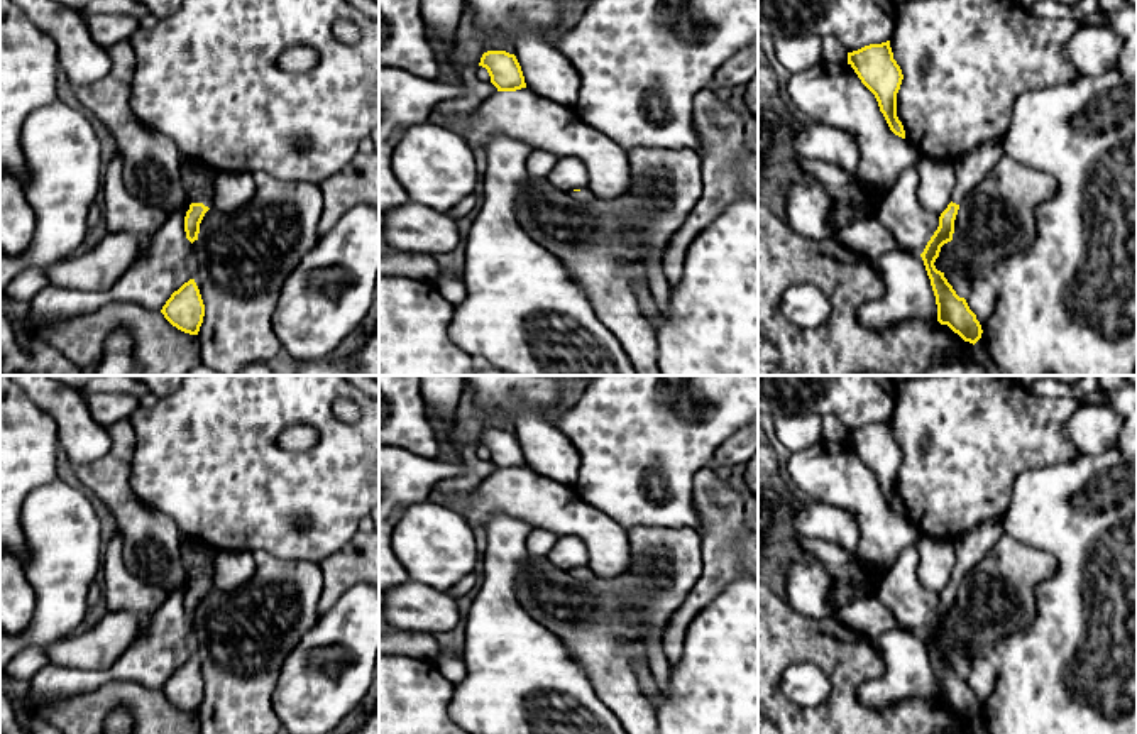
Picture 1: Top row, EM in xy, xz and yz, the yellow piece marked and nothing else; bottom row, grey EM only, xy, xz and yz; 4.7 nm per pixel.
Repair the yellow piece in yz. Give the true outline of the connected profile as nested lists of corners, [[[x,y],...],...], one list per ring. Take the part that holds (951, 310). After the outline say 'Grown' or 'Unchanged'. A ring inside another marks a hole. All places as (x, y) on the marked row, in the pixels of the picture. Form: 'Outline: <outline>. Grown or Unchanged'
Outline: [[[993,139],[983,142],[958,161],[954,161],[956,184],[951,203],[939,216],[939,227],[927,242],[920,254],[937,304],[937,321],[948,325],[964,342],[976,343],[981,338],[981,325],[976,315],[969,309],[964,298],[959,298],[953,286],[944,277],[944,272],[937,271],[934,262],[939,257],[941,247],[953,240],[954,220],[963,198],[981,183],[991,167],[1003,156],[1003,139]]]. Grown

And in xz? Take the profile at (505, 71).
Outline: [[[487,51],[482,54],[479,66],[487,69],[491,83],[497,91],[516,91],[526,88],[521,66],[514,54],[506,51]]]. Unchanged

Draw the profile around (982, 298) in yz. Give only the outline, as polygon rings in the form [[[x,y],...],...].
[[[971,276],[969,294],[966,296],[969,309],[976,315],[981,328],[991,316],[997,303],[997,284],[990,276]]]

